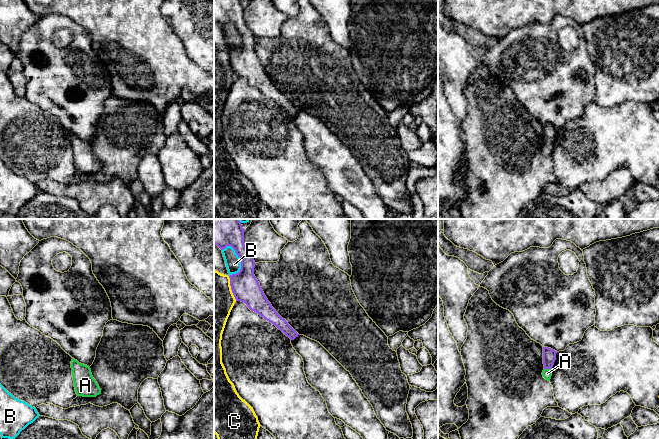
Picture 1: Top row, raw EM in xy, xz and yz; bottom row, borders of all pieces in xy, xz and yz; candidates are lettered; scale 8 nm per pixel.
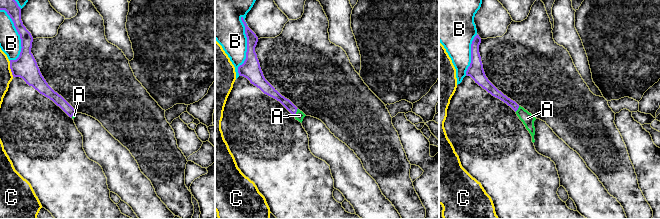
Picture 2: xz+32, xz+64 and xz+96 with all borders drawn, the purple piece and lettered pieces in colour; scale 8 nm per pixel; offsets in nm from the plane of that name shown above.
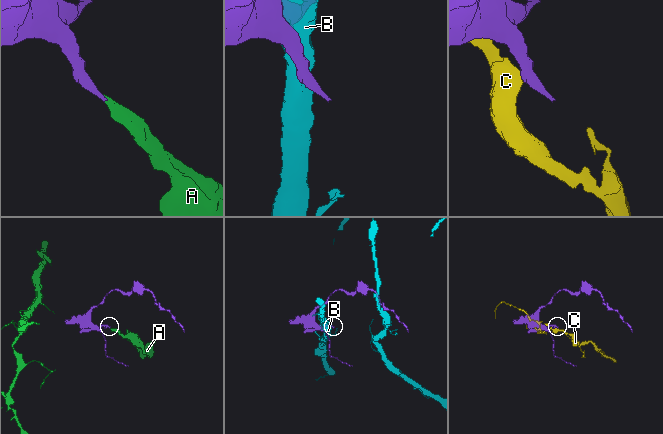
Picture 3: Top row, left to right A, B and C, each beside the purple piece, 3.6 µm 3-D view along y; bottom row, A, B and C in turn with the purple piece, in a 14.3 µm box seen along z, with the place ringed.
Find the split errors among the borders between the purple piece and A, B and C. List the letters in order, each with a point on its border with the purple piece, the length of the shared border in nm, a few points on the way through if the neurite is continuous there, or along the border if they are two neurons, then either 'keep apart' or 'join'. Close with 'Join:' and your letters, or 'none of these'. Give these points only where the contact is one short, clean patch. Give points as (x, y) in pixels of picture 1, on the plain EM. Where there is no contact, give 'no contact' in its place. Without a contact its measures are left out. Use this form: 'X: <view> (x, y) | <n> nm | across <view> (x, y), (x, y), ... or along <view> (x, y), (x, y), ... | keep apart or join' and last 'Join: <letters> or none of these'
A: yz (547, 144) | 70 nm | across yz (549, 131), (547, 144), (547, 149) | join
B: xz (241, 38) | 260 nm | keep apart
C: xz (231, 64) | 220 nm | keep apart
Join: A

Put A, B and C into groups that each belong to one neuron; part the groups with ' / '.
A / B / C

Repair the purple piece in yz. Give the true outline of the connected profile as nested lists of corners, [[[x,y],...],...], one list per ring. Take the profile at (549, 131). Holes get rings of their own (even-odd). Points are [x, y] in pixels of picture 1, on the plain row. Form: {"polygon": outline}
{"polygon": [[[543,123],[543,140],[544,140],[544,146],[542,148],[543,153],[550,157],[552,148],[553,148],[553,141],[556,136],[556,127],[548,124]]]}

